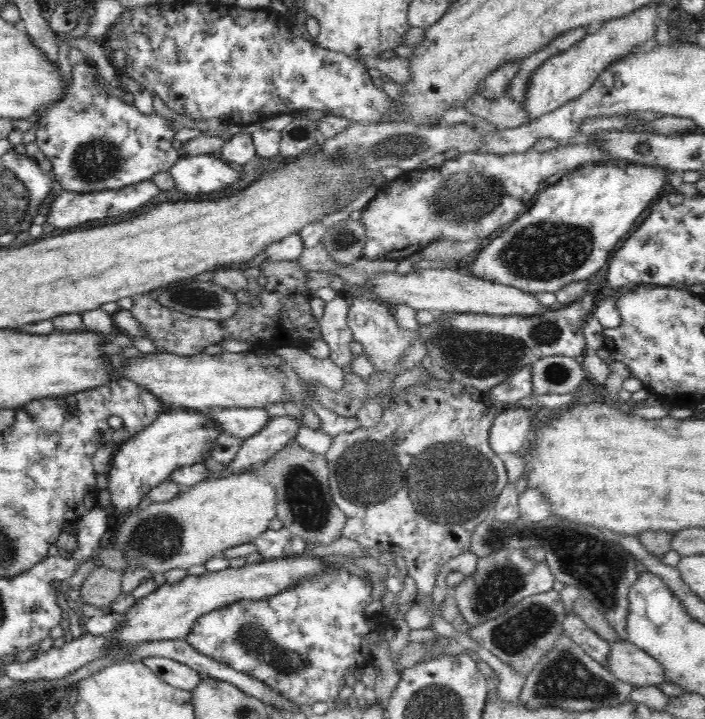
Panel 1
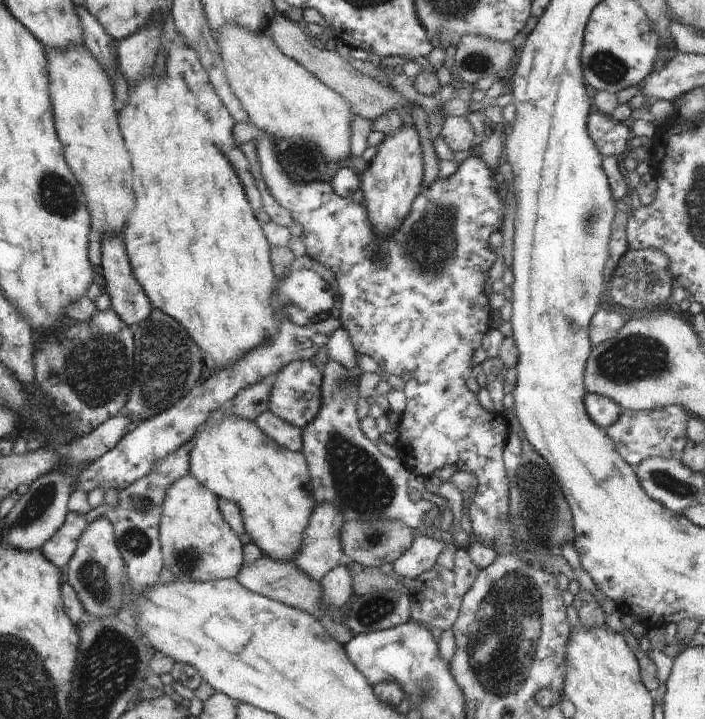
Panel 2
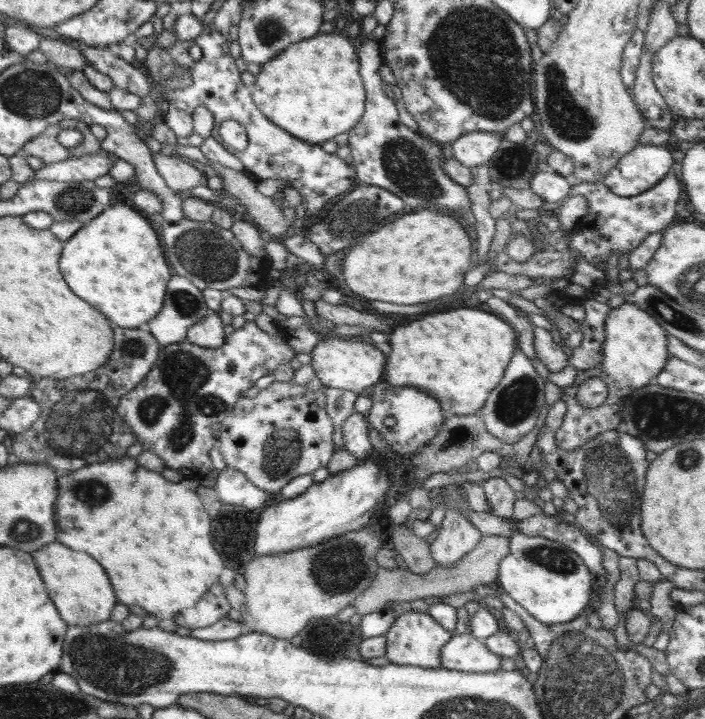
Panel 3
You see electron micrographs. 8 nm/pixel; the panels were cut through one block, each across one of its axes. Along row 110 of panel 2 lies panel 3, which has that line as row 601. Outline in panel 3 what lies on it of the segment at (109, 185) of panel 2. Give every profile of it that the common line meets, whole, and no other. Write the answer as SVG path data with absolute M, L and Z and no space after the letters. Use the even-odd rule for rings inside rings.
M57 540L31 553L38 572L62 620L69 626L90 626L111 620L112 609L117 605L114 590L104 568L88 554L74 552Z

